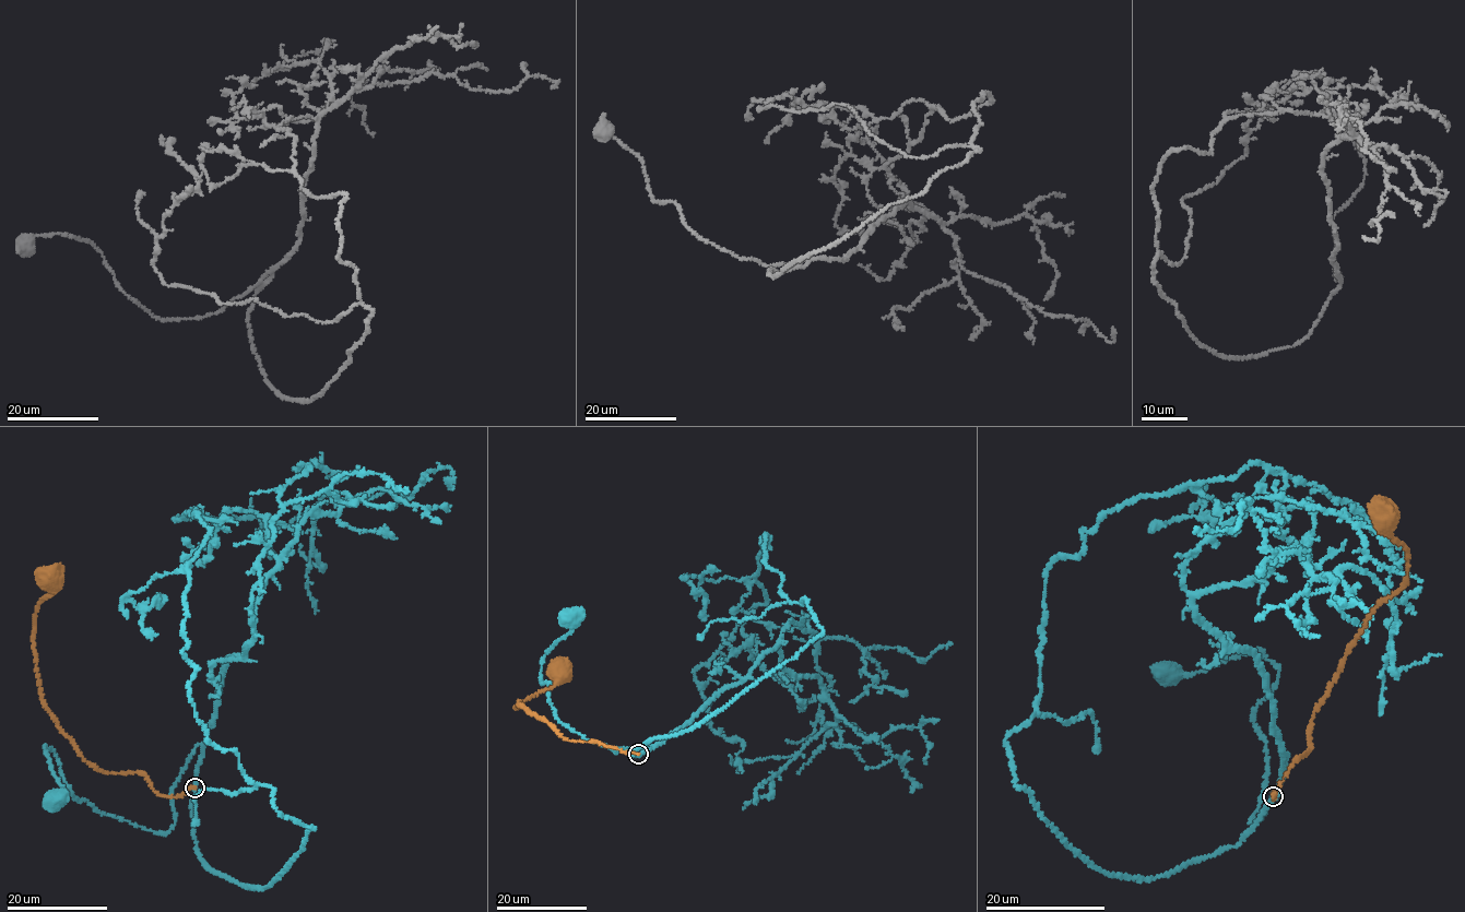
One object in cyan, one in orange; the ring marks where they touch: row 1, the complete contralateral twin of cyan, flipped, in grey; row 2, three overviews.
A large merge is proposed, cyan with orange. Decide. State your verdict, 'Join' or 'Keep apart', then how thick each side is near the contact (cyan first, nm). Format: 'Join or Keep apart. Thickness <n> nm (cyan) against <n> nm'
Keep apart. Thickness 320 nm (cyan) against 300 nm

